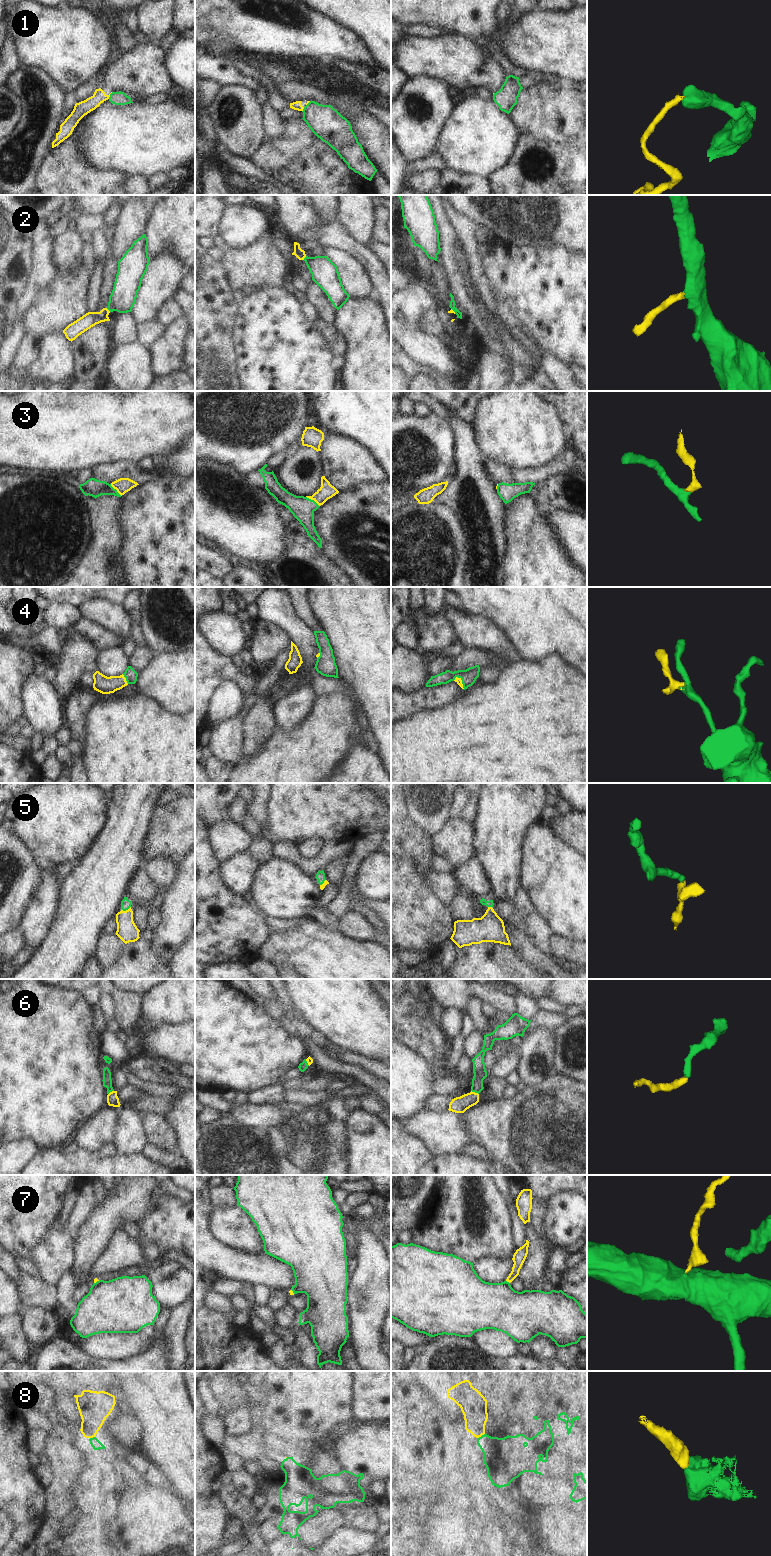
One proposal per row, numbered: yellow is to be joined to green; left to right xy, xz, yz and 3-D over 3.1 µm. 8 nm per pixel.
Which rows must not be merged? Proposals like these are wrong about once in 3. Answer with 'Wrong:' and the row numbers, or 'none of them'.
Wrong: 1, 2, 7

